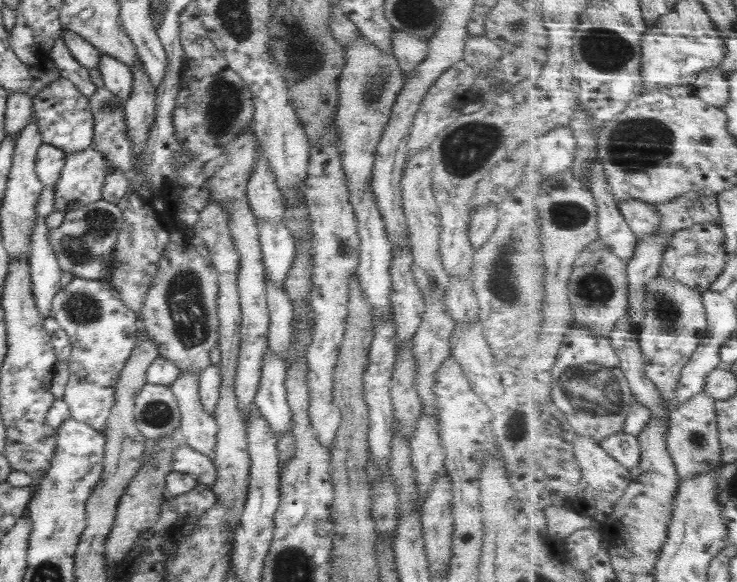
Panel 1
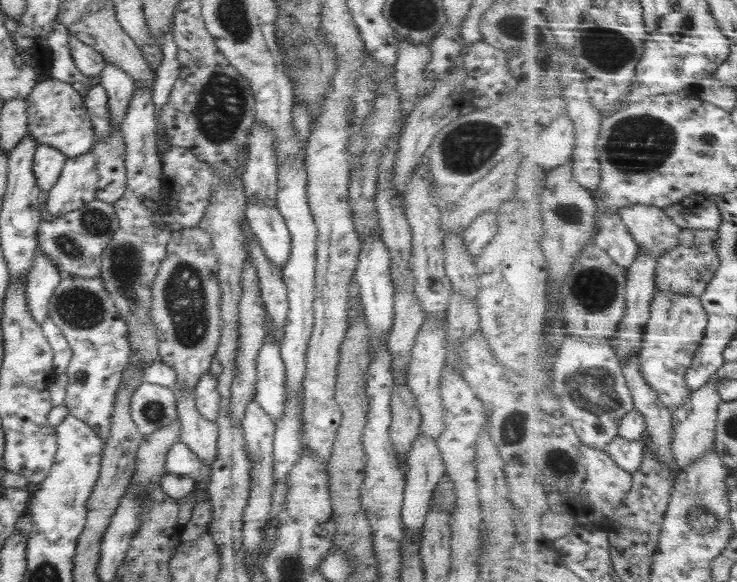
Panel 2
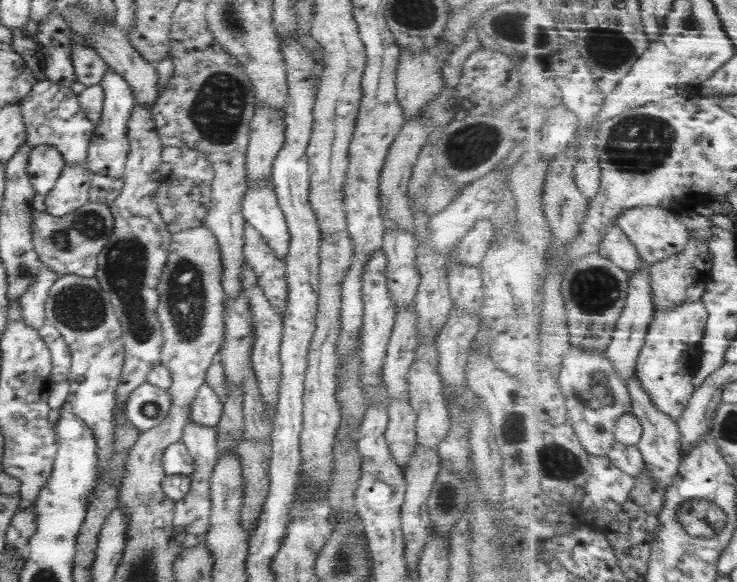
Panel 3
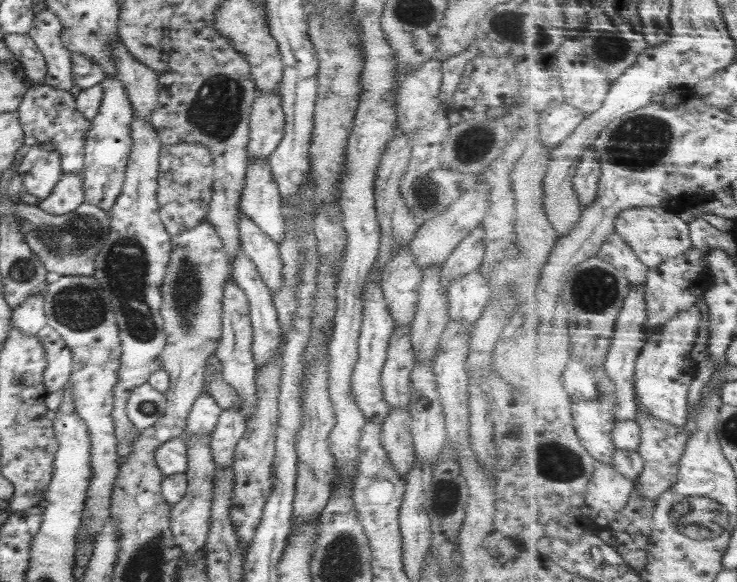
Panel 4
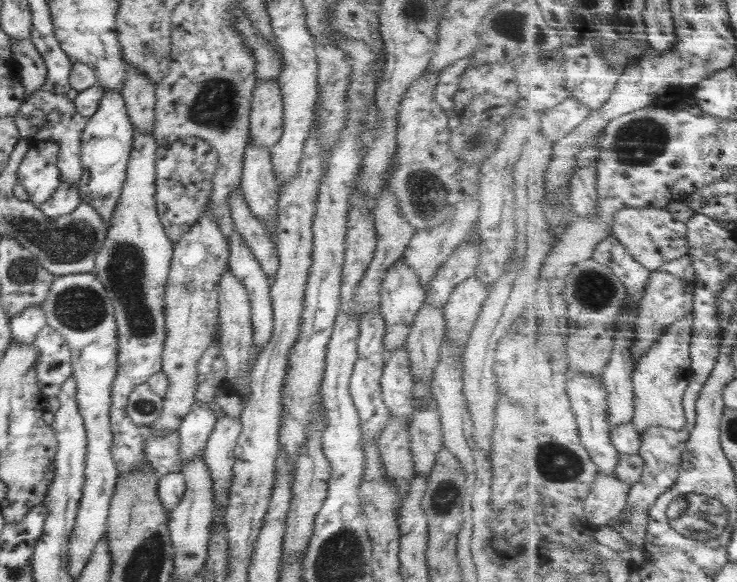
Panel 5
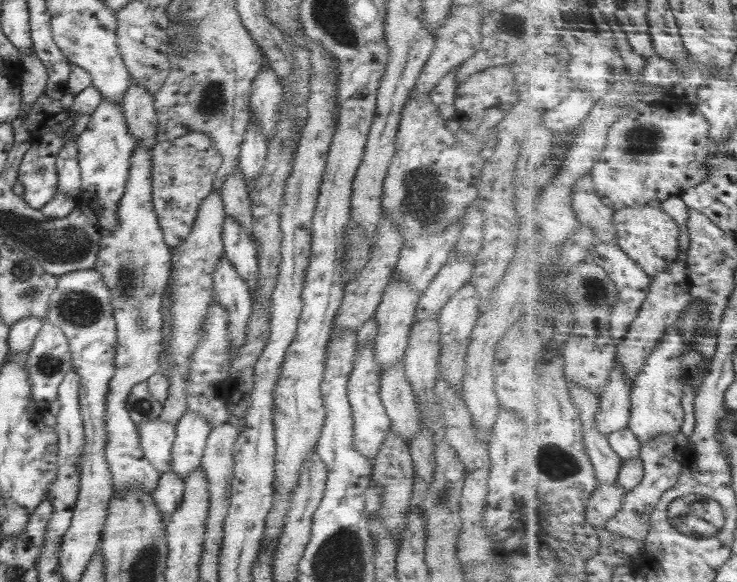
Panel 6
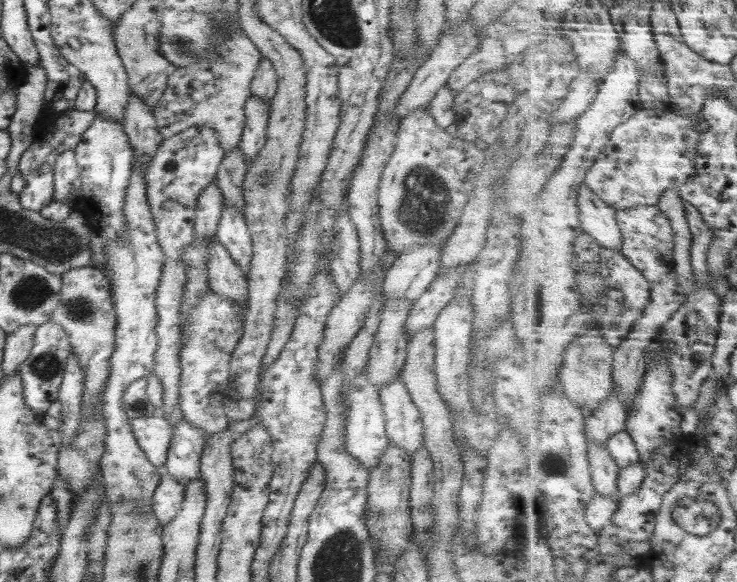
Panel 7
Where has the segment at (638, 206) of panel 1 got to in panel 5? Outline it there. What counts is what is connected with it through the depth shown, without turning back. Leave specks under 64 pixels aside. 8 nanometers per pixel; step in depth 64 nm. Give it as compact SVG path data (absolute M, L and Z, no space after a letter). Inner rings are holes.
M628 207L619 210L614 218L613 234L616 235L630 254L651 271L662 269L668 262L686 257L690 252L689 226L687 221L678 220L672 212L660 207Z

